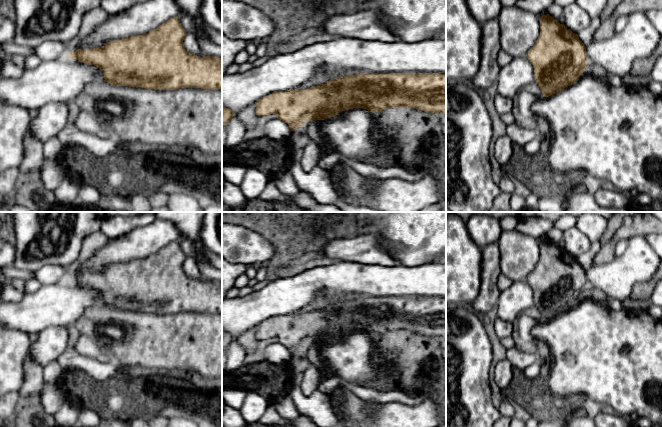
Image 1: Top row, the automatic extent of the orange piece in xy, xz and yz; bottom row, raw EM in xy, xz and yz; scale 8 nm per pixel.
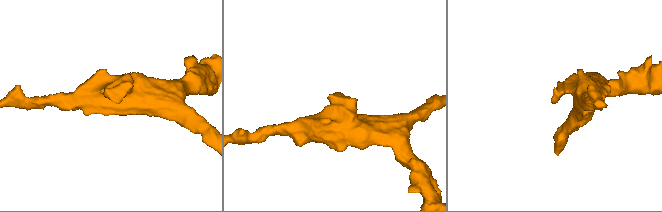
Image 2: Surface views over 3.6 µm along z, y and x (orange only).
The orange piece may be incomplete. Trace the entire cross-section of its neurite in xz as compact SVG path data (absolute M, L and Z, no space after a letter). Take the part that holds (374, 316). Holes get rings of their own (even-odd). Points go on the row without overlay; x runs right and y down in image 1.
M360 297L336 301L325 308L299 314L274 316L256 326L259 341L276 338L292 355L308 345L325 344L338 337L363 332L372 337L389 331L409 331L424 336L446 338L446 298L440 297Z

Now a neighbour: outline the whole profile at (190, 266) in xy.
M186 257L183 268L186 275L190 278L200 280L200 281L210 280L201 273L196 260L192 257Z

